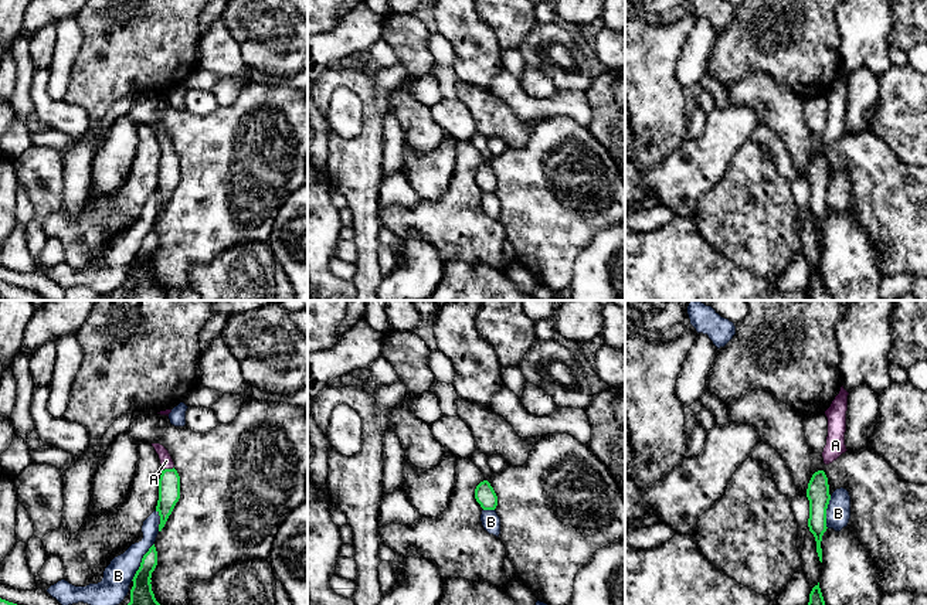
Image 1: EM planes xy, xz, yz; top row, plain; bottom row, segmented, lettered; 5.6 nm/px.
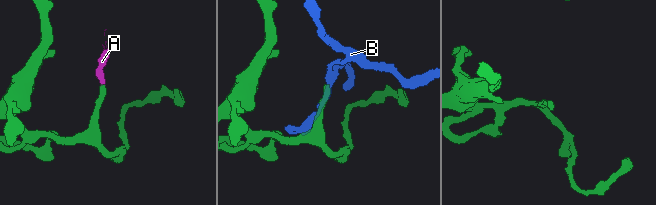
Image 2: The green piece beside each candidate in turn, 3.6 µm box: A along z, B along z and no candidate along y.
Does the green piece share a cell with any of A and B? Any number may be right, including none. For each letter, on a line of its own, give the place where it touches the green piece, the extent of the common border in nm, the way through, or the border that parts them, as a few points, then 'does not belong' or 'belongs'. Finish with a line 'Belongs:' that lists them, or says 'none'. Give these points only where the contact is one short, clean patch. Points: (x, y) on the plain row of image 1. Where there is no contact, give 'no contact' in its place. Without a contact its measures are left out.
A: meets green in xy at (167, 152); contact 80 nm long; runs through xy (169, 166), (167, 152), (166, 143); belongs
B: meets green in xy at (142, 244); contact 260 nm long; does not belong
Belongs: A

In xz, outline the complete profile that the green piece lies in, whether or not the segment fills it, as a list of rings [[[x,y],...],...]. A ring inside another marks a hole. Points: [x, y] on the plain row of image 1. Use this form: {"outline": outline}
{"outline": [[[488,163],[476,169],[475,181],[483,193],[495,193],[498,188],[498,179]]]}

